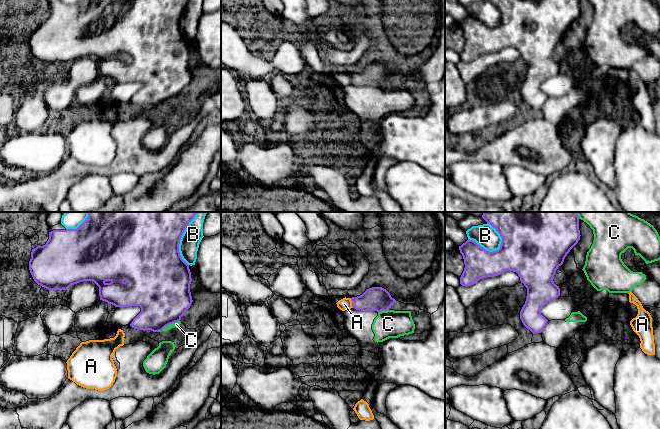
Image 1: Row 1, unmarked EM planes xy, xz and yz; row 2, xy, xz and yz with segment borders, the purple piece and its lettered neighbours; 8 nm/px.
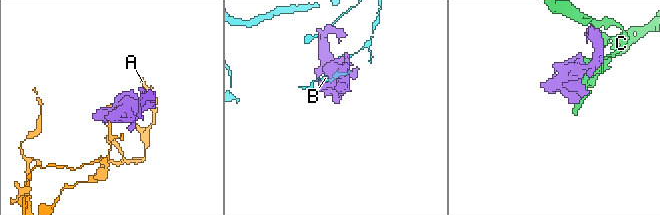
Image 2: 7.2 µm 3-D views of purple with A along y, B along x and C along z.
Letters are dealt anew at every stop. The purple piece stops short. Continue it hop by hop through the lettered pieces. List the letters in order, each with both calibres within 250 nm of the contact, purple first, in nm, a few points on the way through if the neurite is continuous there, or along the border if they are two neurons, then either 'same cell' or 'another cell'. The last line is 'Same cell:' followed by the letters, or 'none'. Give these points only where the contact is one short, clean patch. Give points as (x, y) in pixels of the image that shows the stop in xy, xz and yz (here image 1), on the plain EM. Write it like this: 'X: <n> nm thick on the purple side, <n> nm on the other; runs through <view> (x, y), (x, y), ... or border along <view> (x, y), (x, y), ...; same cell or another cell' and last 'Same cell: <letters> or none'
A: 190 nm thick on the purple side, 100 nm on the other; border along xz (350, 74), (353, 83); another cell
B: 300 nm thick on the purple side, 180 nm on the other; another cell
C: 440 nm thick on the purple side, 50 nm on the other; another cell
Same cell: none

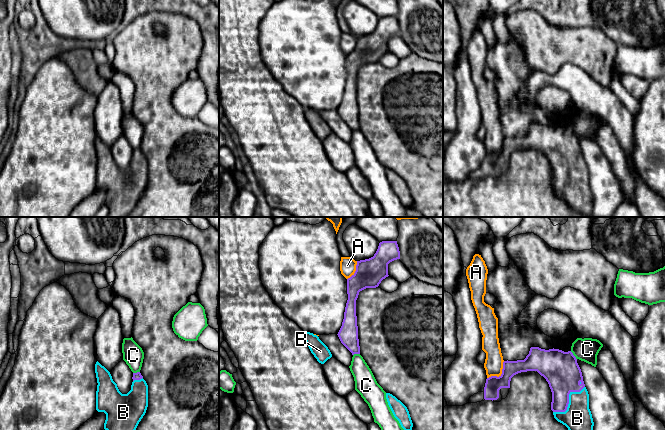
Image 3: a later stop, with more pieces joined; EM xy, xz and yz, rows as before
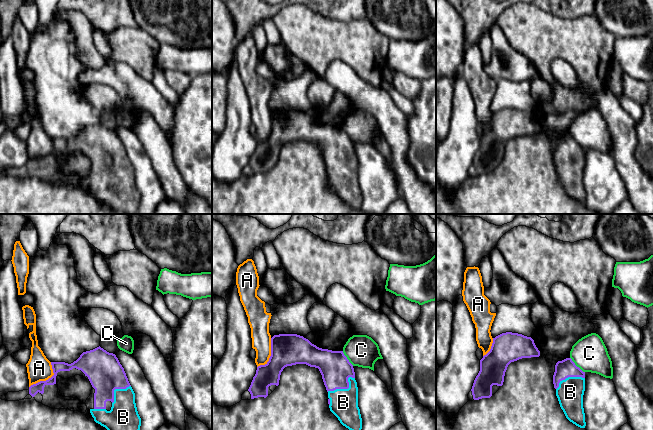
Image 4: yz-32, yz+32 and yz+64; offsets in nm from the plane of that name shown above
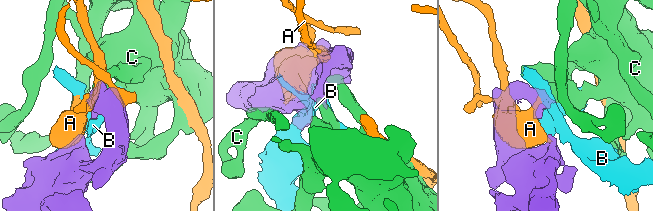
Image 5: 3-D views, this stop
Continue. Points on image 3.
A: 130 nm thick on the purple side, 150 nm on the other; border along yz (504, 137), (502, 148), (498, 152), (489, 152), (487, 154); another cell
B: 280 nm thick on the purple side, 220 nm on the other; same cell
C: 280 nm thick on the purple side, 190 nm on the other; border along yz (570, 127), (576, 135); another cell
Same cell: B

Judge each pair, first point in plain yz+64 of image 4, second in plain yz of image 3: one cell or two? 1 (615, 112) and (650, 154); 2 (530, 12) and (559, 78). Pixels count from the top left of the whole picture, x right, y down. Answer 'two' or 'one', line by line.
1: two
2: two

